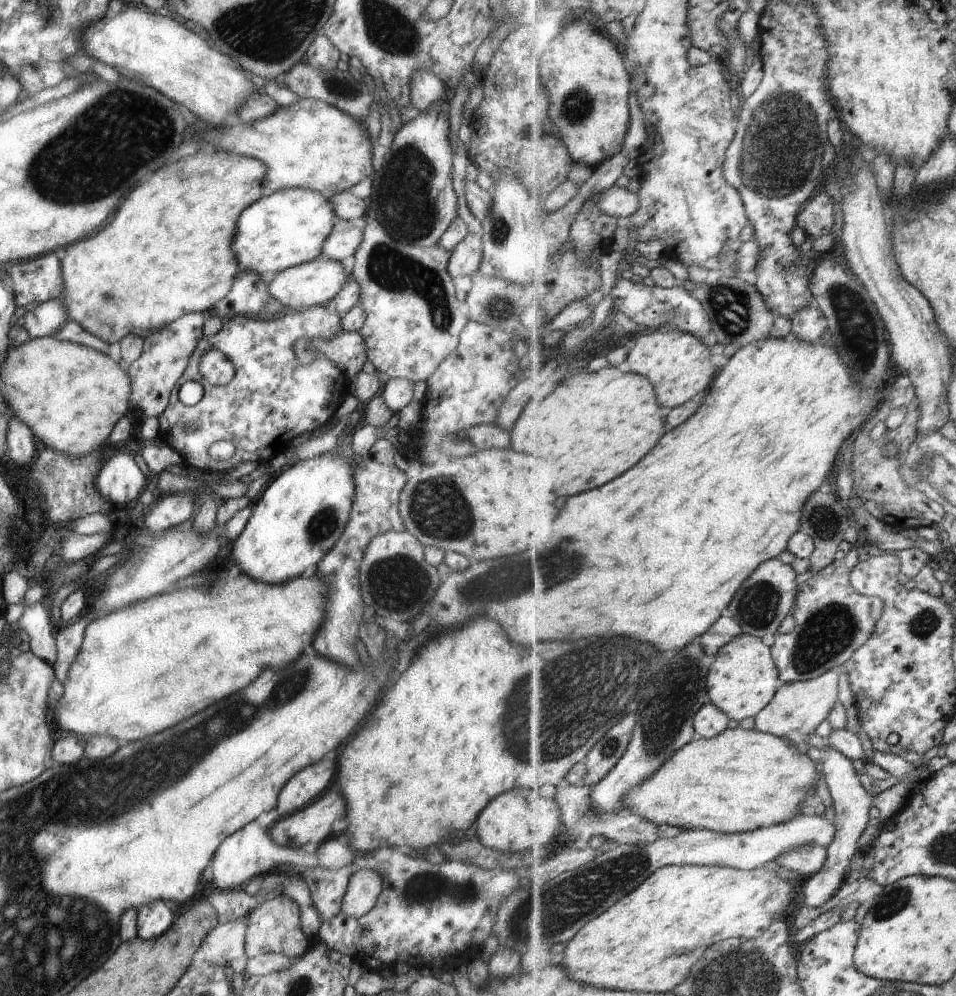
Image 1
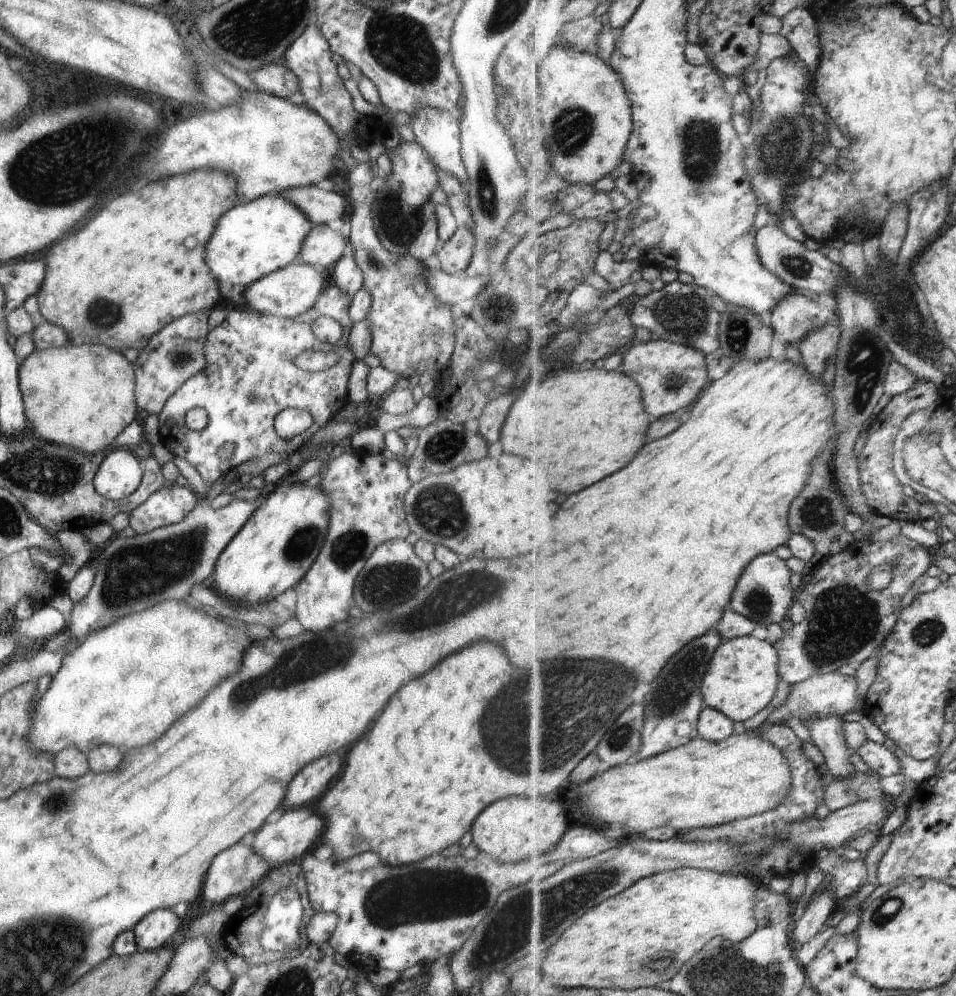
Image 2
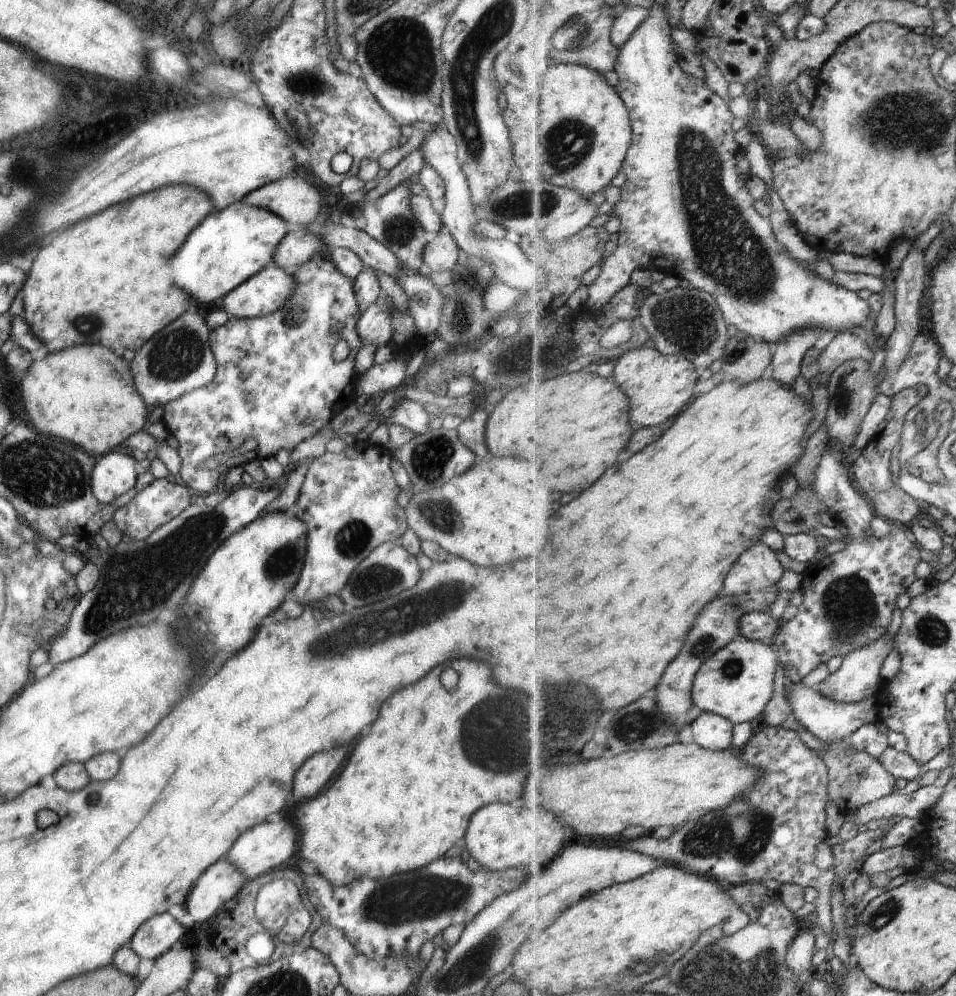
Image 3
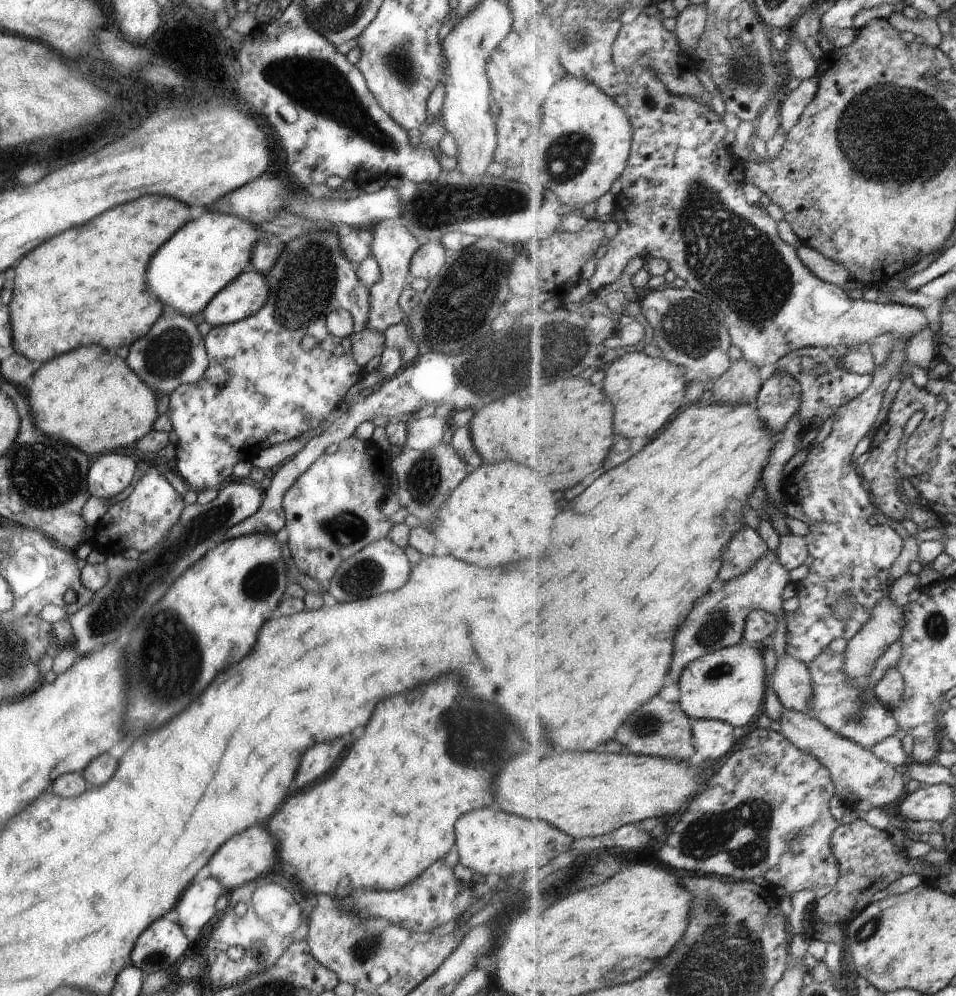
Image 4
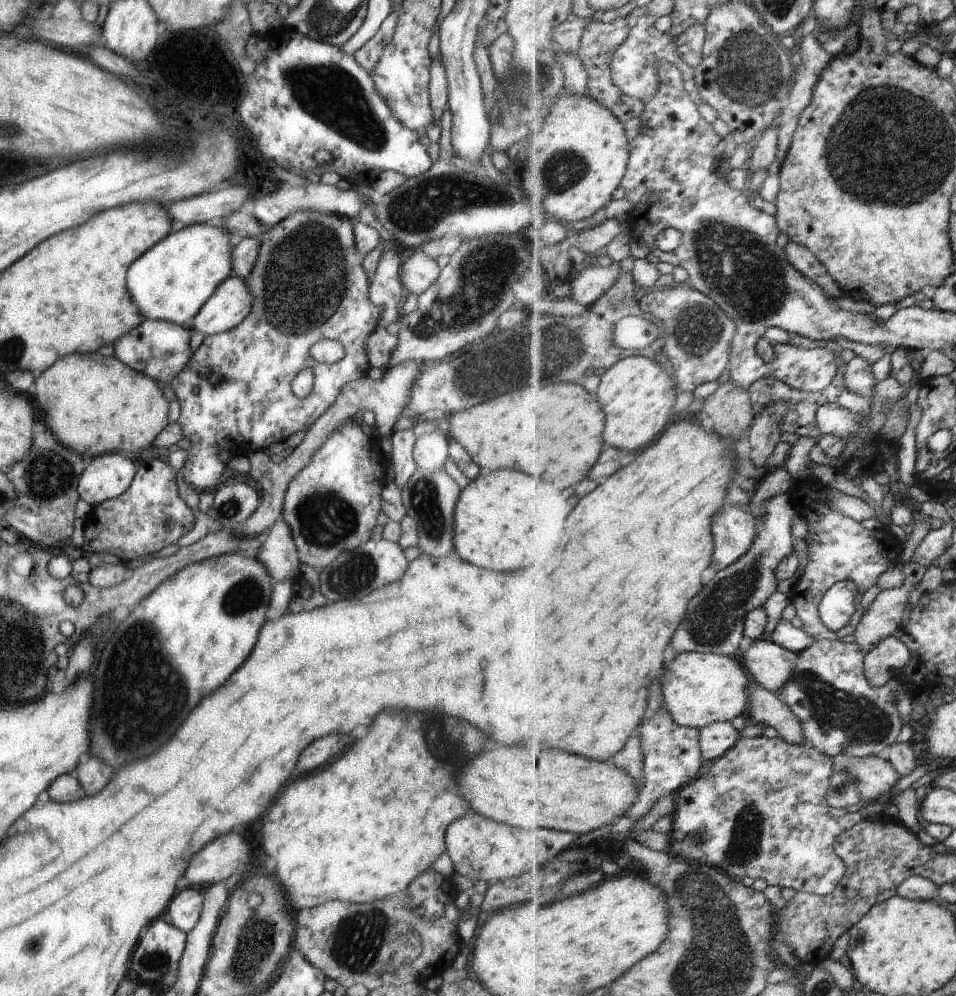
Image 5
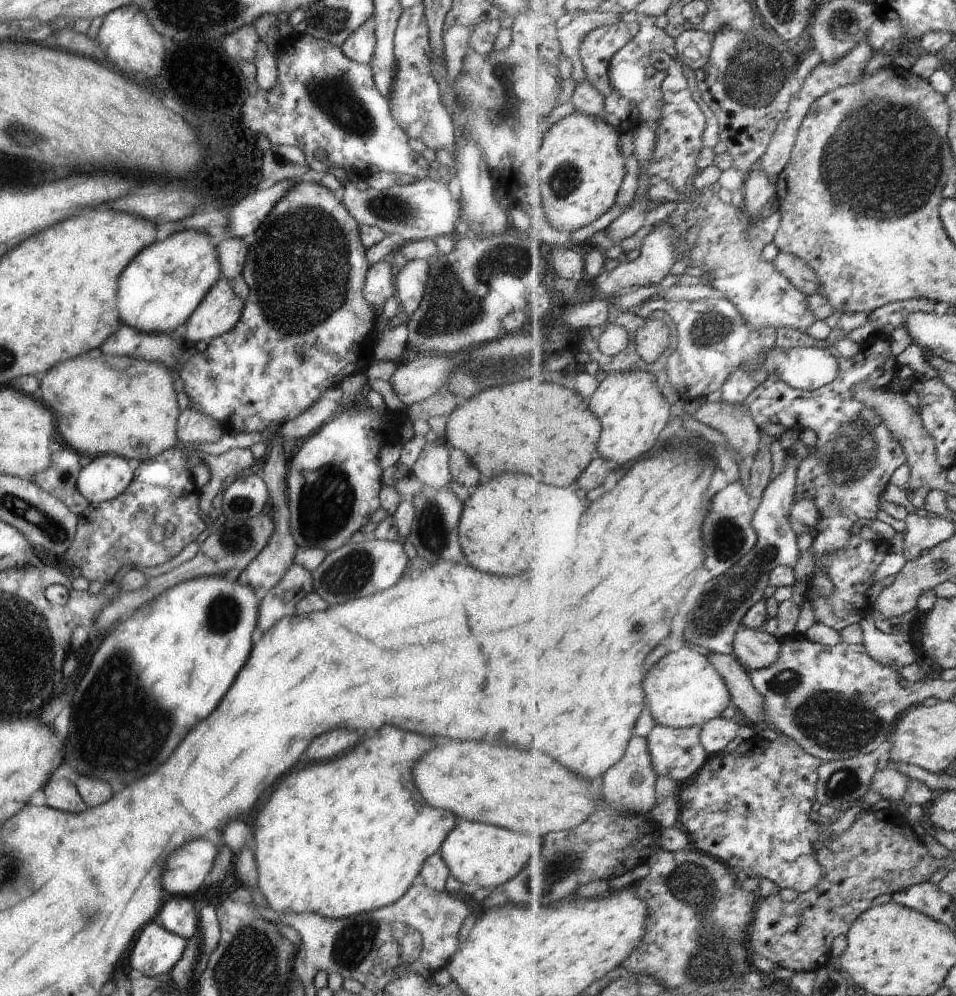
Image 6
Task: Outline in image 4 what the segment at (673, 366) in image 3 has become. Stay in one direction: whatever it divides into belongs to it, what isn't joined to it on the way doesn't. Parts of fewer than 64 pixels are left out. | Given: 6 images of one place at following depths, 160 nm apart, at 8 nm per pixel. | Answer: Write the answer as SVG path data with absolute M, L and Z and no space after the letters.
M630 352L613 361L606 367L604 390L616 406L617 446L613 446L613 454L609 454L609 462L605 462L605 470L625 464L633 452L629 438L637 436L657 437L672 419L689 403L685 390L688 386L686 368L669 362L664 357L647 356L645 352Z

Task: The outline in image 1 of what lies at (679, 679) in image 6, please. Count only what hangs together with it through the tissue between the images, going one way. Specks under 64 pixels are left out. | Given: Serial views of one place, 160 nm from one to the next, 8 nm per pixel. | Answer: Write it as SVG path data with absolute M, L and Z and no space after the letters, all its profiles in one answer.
M739 635L718 650L708 674L708 695L729 718L743 720L759 714L782 687L772 647L767 646L761 637Z

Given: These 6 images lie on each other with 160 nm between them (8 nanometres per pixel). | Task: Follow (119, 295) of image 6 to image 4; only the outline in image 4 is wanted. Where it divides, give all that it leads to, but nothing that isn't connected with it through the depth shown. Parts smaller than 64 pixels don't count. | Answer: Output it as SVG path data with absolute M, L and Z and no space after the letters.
M204 212L196 220L188 220L155 250L143 274L145 288L159 300L163 309L177 310L188 317L197 314L243 271L253 244L261 236L247 220L219 212Z

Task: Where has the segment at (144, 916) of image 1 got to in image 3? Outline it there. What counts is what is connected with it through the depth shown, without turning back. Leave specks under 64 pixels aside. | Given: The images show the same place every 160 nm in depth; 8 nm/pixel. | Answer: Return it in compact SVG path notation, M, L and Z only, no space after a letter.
M157 914L145 920L135 934L129 938L131 950L139 958L151 960L163 954L177 942L179 936L183 934L181 924L171 916L171 914Z

